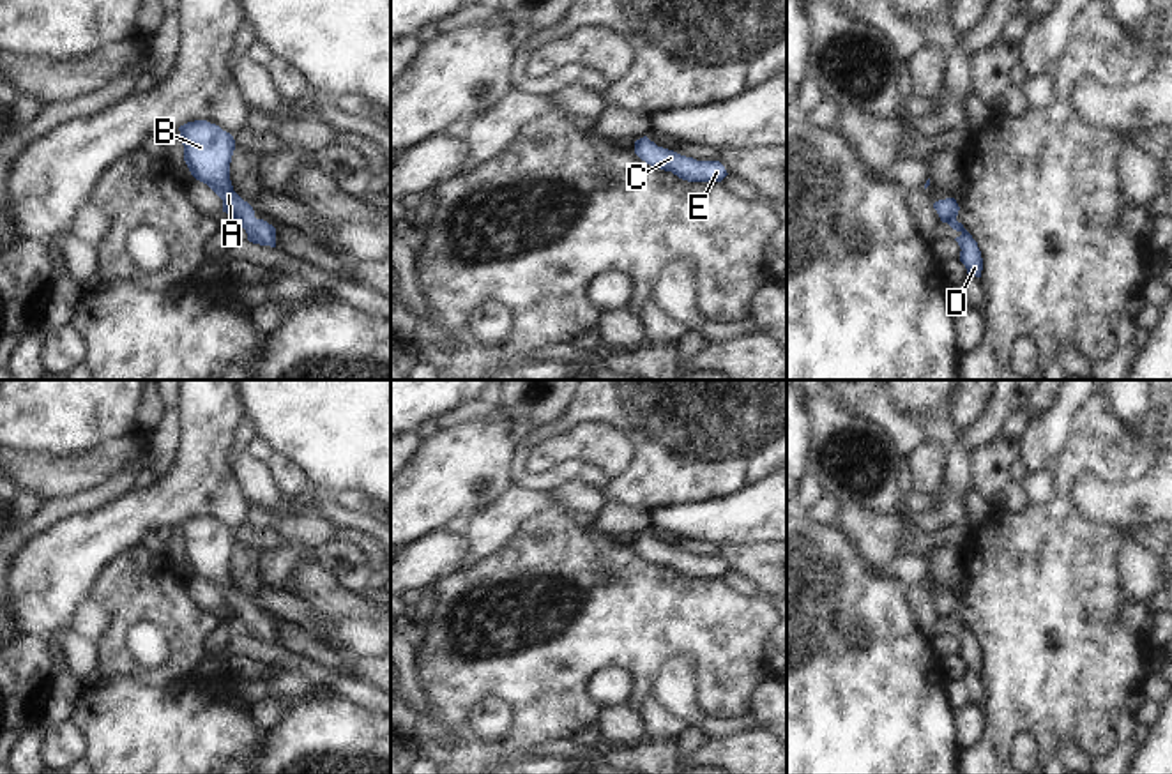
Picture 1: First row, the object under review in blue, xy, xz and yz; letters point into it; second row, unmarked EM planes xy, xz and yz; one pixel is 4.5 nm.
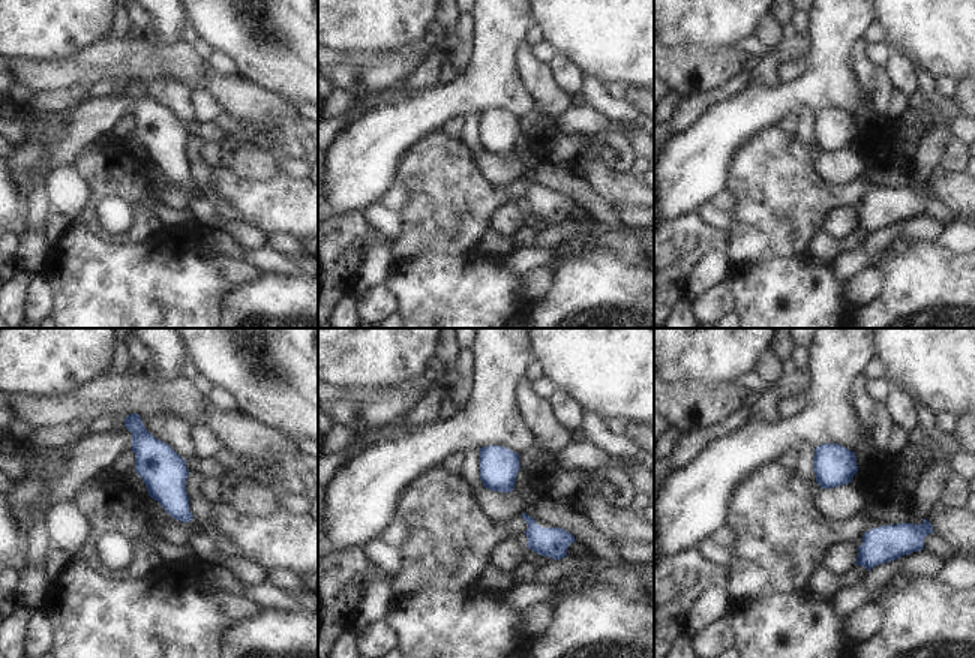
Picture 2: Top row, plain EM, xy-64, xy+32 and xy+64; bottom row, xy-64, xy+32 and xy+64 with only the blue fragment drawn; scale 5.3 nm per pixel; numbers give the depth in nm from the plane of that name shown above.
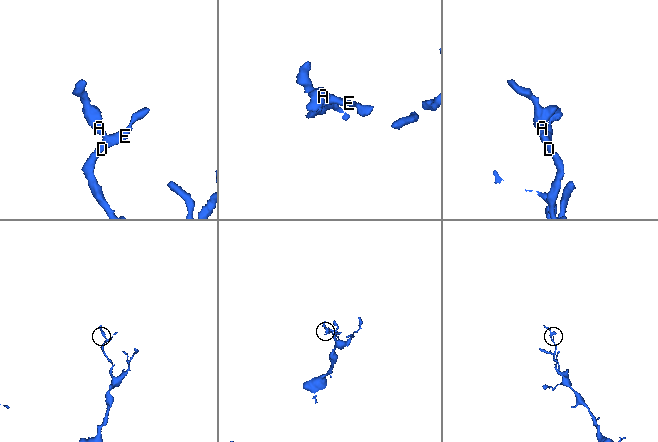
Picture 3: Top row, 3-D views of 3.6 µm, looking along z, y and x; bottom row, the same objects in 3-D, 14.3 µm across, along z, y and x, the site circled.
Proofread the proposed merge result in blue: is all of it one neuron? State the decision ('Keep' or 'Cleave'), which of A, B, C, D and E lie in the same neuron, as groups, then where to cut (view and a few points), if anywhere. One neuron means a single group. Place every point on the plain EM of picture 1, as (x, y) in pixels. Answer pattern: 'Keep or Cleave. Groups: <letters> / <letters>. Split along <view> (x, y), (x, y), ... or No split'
Keep. Groups: A B C D E. No split

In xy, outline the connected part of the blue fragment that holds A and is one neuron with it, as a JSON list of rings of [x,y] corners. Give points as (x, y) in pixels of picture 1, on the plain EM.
[[[207,516],[187,518],[179,527],[184,557],[191,571],[223,596],[223,608],[240,618],[249,638],[276,643],[276,624],[263,615],[256,615],[253,603],[233,587],[230,576],[233,532]]]

